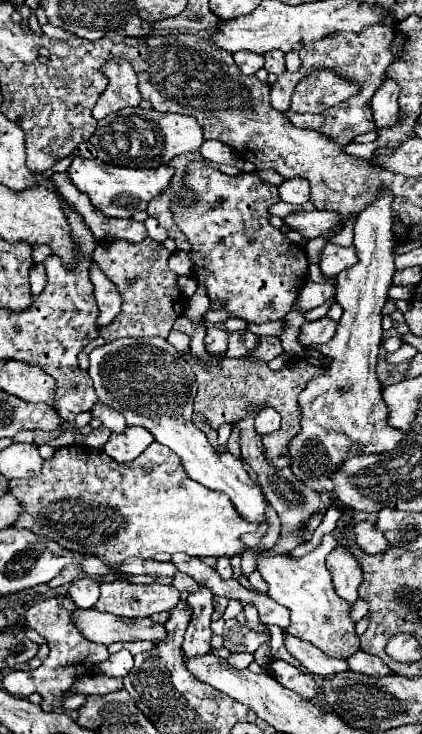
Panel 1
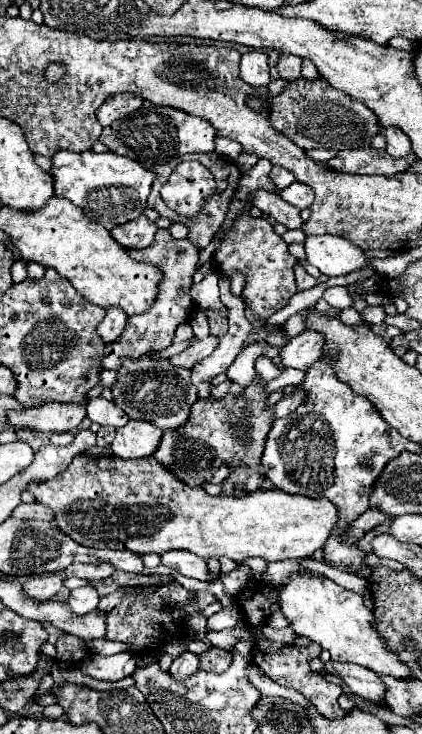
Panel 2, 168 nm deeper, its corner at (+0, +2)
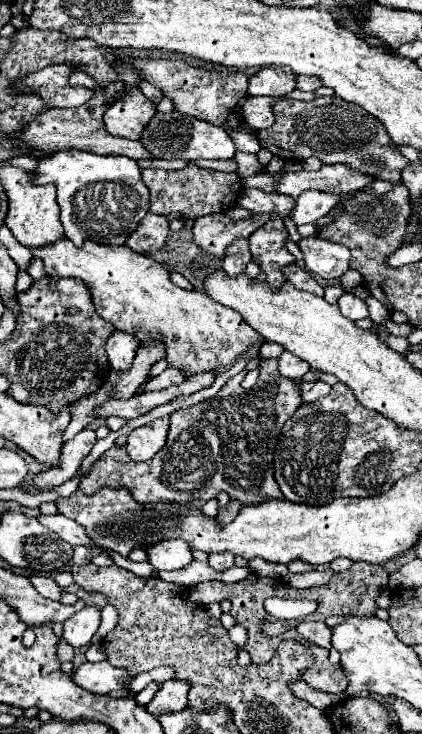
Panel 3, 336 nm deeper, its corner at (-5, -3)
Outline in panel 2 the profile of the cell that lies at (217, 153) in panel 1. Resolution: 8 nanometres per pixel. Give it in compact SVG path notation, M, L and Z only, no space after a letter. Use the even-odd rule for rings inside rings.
M215 137L215 153L219 157L235 161L239 157L239 153L241 153L241 145L233 143L231 139L225 139L225 137Z

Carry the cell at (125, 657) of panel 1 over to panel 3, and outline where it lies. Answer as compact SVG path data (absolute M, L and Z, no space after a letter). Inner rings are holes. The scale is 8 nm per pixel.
M84 662L76 674L74 682L94 694L110 694L122 686L126 678L124 668L116 668L110 662Z

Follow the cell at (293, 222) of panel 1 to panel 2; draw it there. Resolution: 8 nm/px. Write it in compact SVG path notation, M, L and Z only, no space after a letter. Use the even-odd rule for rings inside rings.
M257 191L253 195L253 205L259 207L269 219L285 225L287 229L303 229L301 211L289 203L285 203L277 193Z

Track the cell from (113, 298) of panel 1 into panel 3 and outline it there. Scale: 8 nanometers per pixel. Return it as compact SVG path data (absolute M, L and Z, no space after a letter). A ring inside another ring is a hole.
M116 330L104 348L106 348L112 370L124 372L124 370L130 370L130 366L132 366L132 360L136 356L136 348L138 348L138 340L134 340L134 336L126 336L126 332Z

